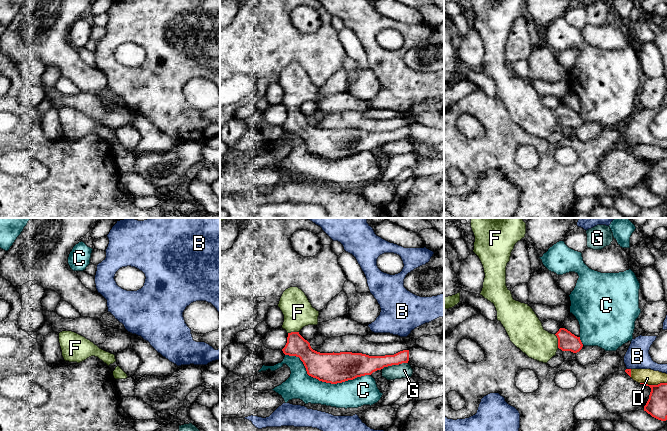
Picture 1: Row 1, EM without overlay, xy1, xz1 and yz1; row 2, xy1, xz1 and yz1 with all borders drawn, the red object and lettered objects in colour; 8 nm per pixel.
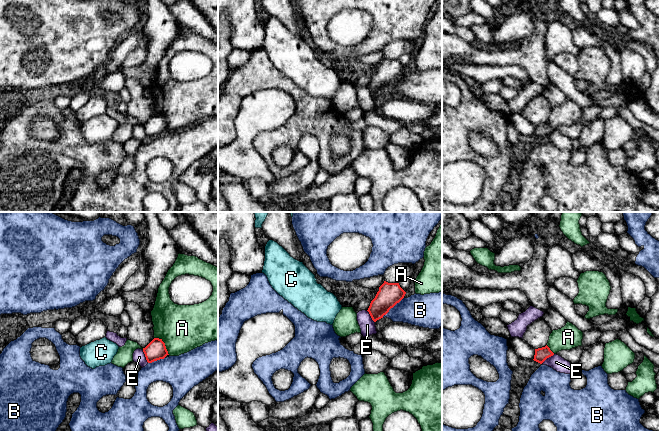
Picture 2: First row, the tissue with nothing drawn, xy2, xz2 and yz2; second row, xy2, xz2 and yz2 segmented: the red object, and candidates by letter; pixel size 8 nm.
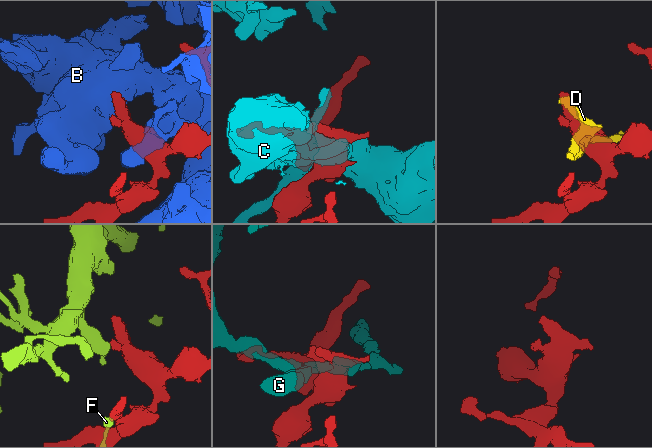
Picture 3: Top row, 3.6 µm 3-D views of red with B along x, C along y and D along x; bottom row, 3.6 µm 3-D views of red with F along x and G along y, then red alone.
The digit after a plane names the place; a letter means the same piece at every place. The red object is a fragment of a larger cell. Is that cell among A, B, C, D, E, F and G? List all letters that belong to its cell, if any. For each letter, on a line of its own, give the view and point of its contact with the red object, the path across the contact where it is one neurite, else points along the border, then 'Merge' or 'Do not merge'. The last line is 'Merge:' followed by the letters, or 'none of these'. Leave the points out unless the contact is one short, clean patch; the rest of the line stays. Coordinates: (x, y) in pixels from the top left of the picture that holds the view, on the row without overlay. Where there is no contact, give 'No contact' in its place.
A: Touches red at xy2 (164, 120). Do not merge
B: Touches red at xz2 (392, 83). Do not merge
C: Touches red at xz1 (324, 157). Do not merge
D: Touches red at yz1 (653, 161). Boundary: yz1 (640, 158), (648, 160), (666, 159). Do not merge
E: Touches red at xy2 (145, 132). Do not merge
F: Touches red at yz1 (558, 117). Path across: yz1 (567, 117), (558, 117), (535, 117), (528, 110). Merge
G: Touches red at xz1 (394, 140). Do not merge
Merge: F

